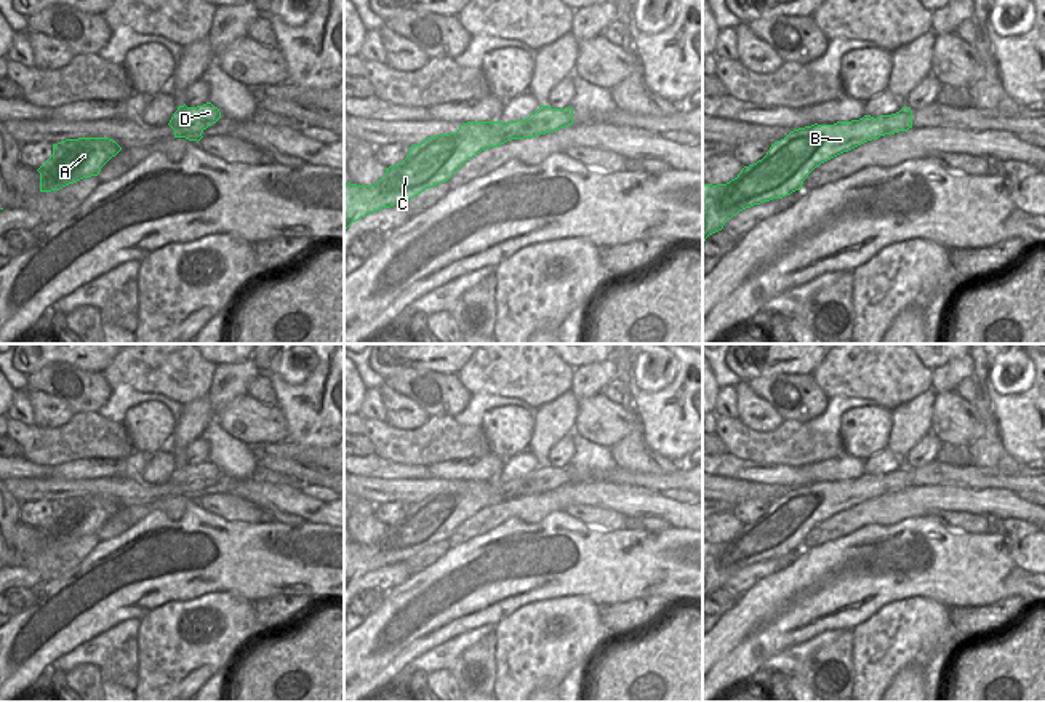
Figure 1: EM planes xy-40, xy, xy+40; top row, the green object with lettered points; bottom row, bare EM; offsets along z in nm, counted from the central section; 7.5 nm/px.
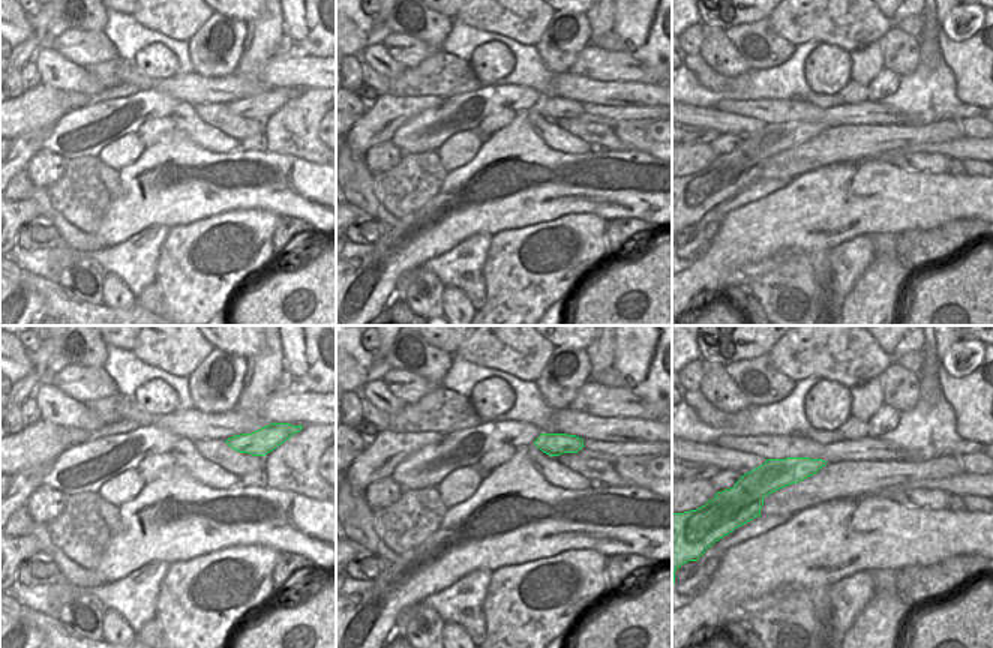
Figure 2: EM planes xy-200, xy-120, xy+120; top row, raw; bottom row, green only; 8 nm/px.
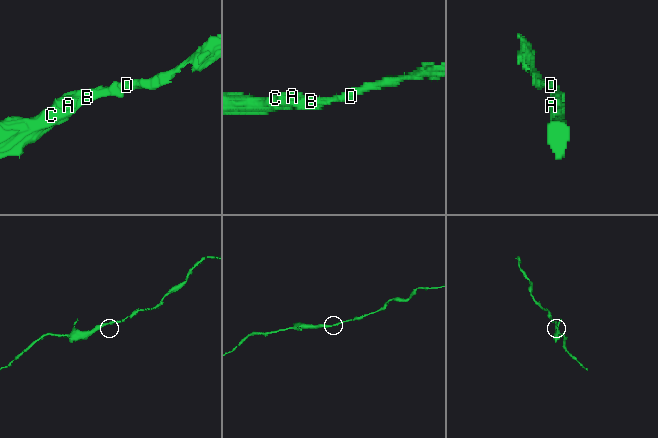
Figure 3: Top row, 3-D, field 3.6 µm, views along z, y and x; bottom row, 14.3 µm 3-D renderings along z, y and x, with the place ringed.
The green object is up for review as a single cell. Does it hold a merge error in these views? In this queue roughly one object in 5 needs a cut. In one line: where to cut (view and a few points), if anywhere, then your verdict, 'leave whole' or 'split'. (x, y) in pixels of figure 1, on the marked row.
cut none; leave whole

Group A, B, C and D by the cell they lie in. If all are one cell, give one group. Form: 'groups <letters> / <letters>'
groups A B C D

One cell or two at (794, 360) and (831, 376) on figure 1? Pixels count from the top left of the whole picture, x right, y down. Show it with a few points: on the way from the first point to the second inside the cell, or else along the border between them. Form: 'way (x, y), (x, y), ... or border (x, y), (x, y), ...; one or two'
border (823, 360), (810, 373); two

